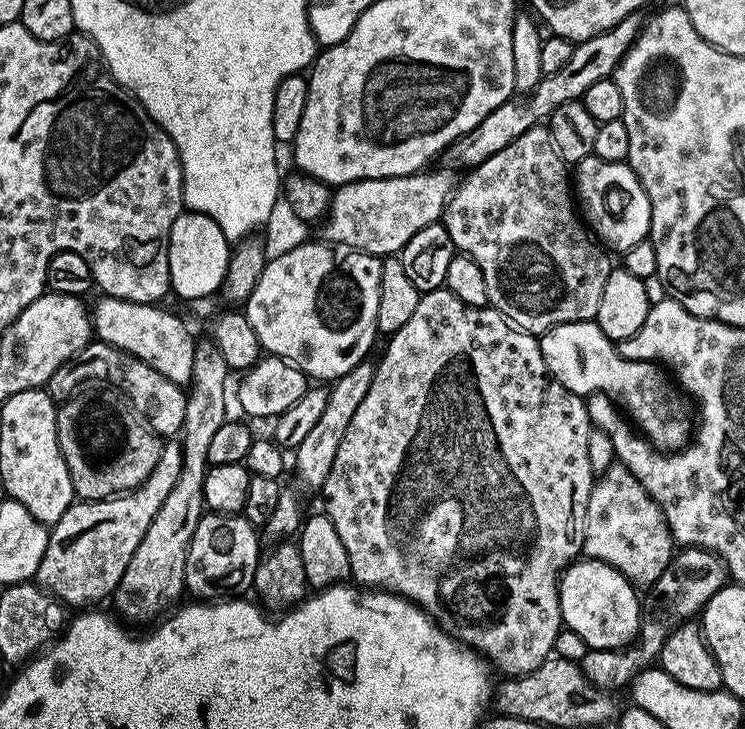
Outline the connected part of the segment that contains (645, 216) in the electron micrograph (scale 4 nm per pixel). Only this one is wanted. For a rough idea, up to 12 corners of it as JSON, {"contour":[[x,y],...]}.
{"contour":[[627,162],[574,168],[589,229],[613,253],[649,239],[650,198]]}

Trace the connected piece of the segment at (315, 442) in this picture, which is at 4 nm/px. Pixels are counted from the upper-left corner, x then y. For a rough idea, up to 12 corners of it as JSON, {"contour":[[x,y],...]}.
{"contour":[[354,366],[328,391],[326,410],[294,450],[296,476],[323,489],[338,446],[376,377]]}

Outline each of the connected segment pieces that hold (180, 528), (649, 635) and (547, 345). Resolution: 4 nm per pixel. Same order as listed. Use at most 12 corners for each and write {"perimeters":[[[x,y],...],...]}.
{"perimeters":[[[197,339],[182,470],[115,589],[115,611],[155,621],[185,595],[206,511],[210,442],[230,375]],[[681,547],[641,599],[636,644],[587,649],[589,681],[616,692],[658,659],[729,583],[716,552]],[[590,320],[539,341],[549,374],[609,396],[655,448],[693,405],[661,365],[627,360]]]}

